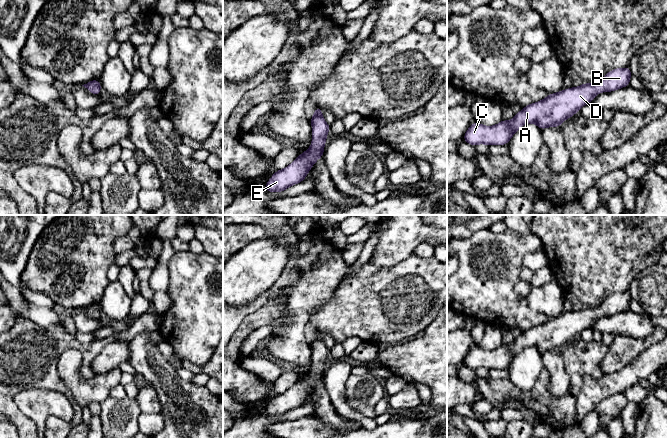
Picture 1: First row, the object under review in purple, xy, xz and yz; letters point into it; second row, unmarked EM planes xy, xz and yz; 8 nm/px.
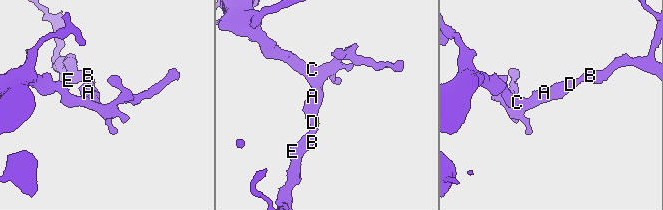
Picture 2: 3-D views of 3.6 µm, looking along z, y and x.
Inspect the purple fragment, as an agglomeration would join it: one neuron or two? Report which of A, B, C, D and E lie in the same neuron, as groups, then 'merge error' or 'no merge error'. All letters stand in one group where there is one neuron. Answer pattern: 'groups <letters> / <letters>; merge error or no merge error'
groups A B C D E; no merge error

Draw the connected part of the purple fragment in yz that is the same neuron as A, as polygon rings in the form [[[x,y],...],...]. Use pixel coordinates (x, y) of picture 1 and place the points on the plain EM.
[[[629,291],[616,292],[608,296],[598,307],[584,307],[578,311],[549,318],[543,324],[525,330],[512,344],[502,344],[494,350],[484,350],[475,345],[463,363],[470,369],[506,369],[512,360],[525,348],[533,347],[541,354],[559,351],[563,345],[590,328],[601,316],[612,316],[630,310]]]

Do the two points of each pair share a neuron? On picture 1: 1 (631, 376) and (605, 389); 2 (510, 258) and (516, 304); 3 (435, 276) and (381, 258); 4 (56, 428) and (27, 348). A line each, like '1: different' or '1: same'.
1: same
2: same
3: different
4: same

